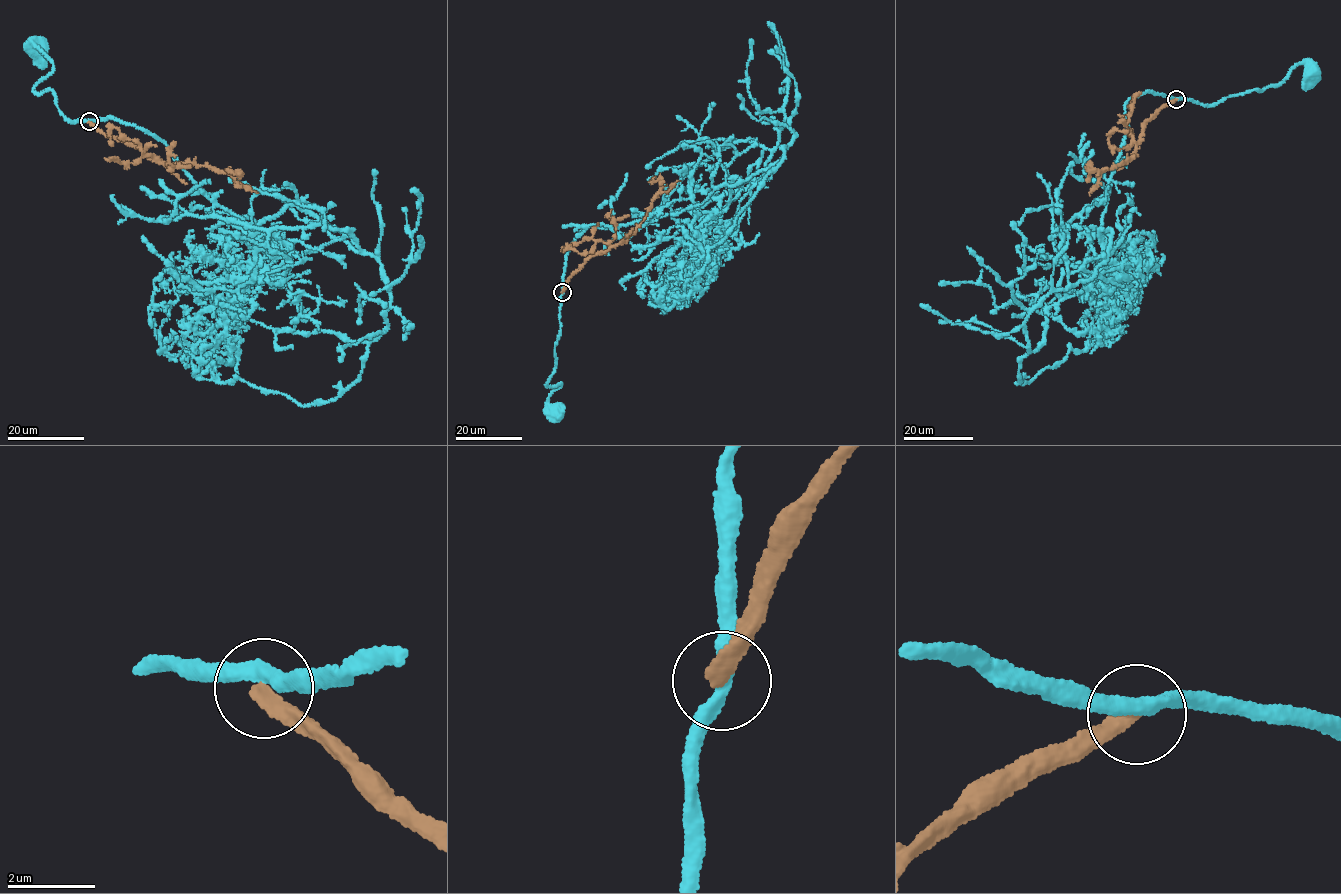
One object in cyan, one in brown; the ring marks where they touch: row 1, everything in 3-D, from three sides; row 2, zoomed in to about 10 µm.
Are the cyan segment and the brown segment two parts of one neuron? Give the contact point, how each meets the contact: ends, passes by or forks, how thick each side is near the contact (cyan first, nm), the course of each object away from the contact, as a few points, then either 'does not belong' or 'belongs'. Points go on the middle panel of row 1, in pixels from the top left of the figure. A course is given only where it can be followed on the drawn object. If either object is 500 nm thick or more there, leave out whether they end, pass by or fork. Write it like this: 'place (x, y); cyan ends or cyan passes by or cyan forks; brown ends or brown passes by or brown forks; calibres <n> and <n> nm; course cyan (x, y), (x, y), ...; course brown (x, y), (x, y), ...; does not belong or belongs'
place (562, 292); cyan passes by; brown ends; calibres 360 and 340 nm; course cyan (562, 292), (555, 369), (546, 385), (561, 385), (548, 398), (555, 410); course brown (562, 292), (566, 280), (588, 258), (628, 239), (657, 195), (680, 180); does not belong

